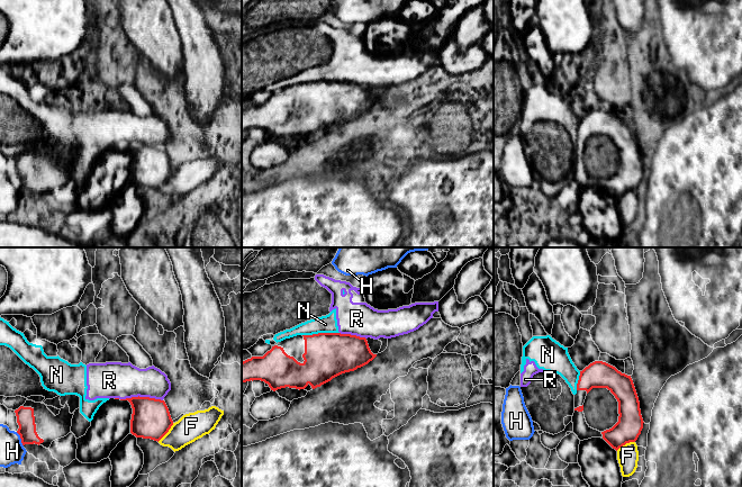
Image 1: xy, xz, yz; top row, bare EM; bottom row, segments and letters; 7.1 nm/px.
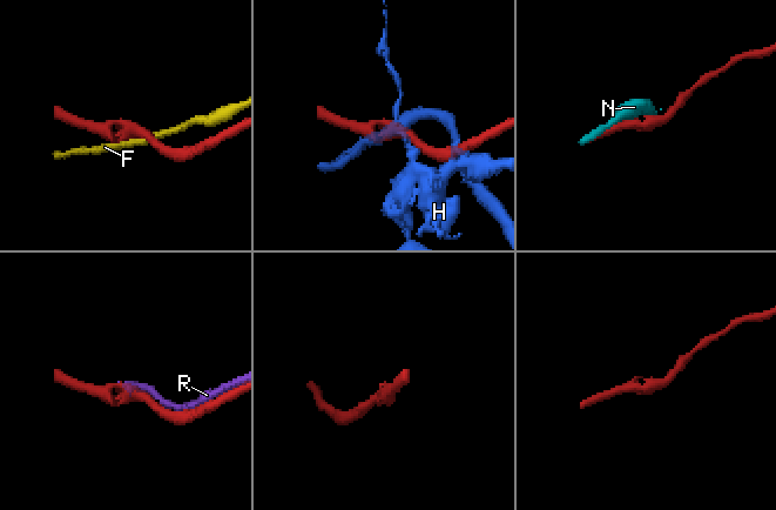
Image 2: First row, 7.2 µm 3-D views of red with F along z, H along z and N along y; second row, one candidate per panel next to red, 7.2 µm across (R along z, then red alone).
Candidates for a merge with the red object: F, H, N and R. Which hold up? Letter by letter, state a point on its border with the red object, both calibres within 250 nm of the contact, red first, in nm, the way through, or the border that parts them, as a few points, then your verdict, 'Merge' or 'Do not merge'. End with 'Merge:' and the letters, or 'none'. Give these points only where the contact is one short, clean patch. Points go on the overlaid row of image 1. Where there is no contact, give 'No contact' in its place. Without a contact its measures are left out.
F: Touches red at xy (166, 432). Thickness 280 nm (red) against 200 nm. Do not merge
H: Touches red at xy (20, 438). Thickness 130 nm (red) against 180 nm. Boundary: xy (16, 432), (23, 445). Do not merge
N: Touches red at xz (320, 333). Thickness 320 nm (red) against 130 nm. Do not merge
R: Touches red at xy (138, 396). Thickness 280 nm (red) against 260 nm. Do not merge
Merge: none

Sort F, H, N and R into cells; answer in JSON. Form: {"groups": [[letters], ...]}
{"groups": [["F"], ["H"], ["N", "R"]]}

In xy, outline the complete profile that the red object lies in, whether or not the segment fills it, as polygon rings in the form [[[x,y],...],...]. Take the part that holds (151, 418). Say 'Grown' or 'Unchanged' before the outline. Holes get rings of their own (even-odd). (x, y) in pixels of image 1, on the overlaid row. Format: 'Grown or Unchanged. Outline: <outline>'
Unchanged. Outline: [[[139,396],[120,400],[128,400],[132,405],[130,433],[136,438],[159,442],[173,425],[164,400]]]

